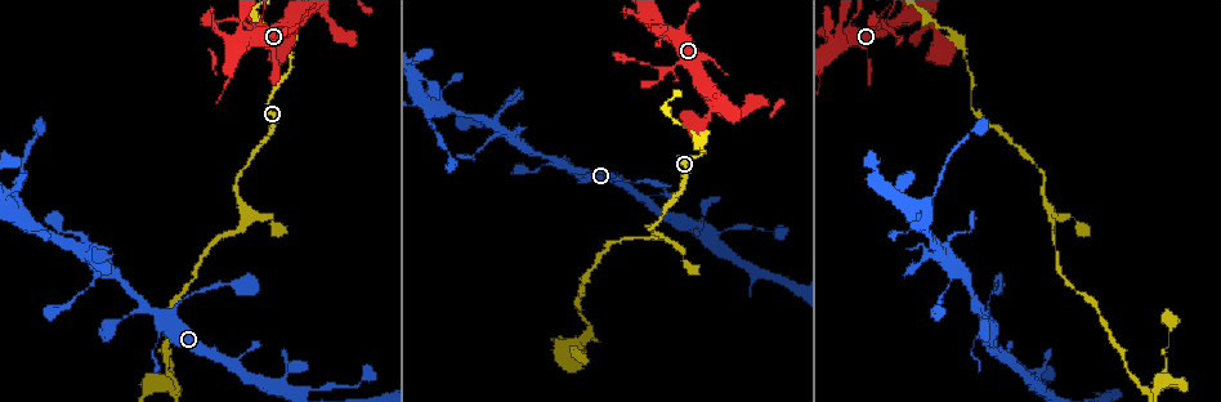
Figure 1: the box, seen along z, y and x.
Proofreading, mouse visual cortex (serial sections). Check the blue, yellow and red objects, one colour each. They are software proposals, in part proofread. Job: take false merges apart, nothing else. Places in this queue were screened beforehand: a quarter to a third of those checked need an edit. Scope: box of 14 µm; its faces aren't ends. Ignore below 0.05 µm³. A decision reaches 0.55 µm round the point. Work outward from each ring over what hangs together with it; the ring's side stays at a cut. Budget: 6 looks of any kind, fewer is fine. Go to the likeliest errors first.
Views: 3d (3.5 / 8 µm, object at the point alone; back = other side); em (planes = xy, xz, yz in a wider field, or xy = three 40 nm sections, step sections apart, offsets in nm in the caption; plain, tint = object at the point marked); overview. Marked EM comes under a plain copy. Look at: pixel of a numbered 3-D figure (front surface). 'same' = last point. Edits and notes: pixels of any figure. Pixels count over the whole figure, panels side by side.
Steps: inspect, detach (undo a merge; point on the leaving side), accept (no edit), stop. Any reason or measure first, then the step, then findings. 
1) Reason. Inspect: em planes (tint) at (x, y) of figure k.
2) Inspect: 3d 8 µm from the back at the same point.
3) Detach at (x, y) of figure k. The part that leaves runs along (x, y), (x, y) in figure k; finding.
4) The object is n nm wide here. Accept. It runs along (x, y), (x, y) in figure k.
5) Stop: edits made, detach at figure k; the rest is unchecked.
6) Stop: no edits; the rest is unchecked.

Sharp bend. Inspect: 3d 8 µm from the back at (177, 303) of figure 1.

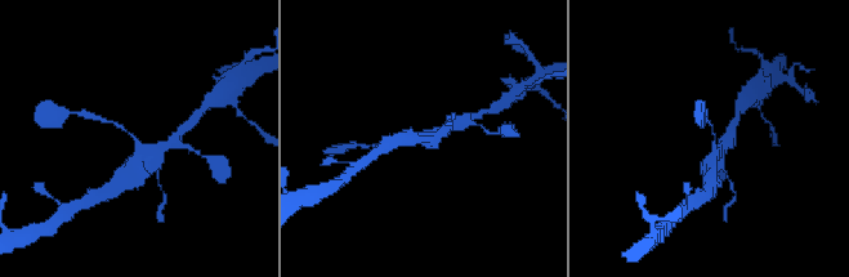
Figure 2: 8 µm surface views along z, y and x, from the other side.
Closer look. Inspect: 3d 3.5 µm at (714, 139) of figure 2.

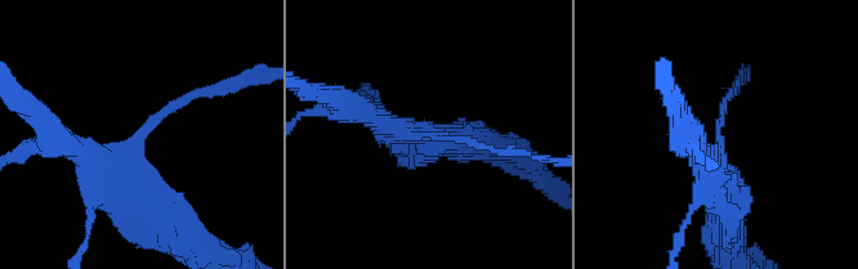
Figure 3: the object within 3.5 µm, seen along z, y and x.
The arms are 150, 400 nm wide. Inspect: em planes (tint) at (144, 131) of figure 3.

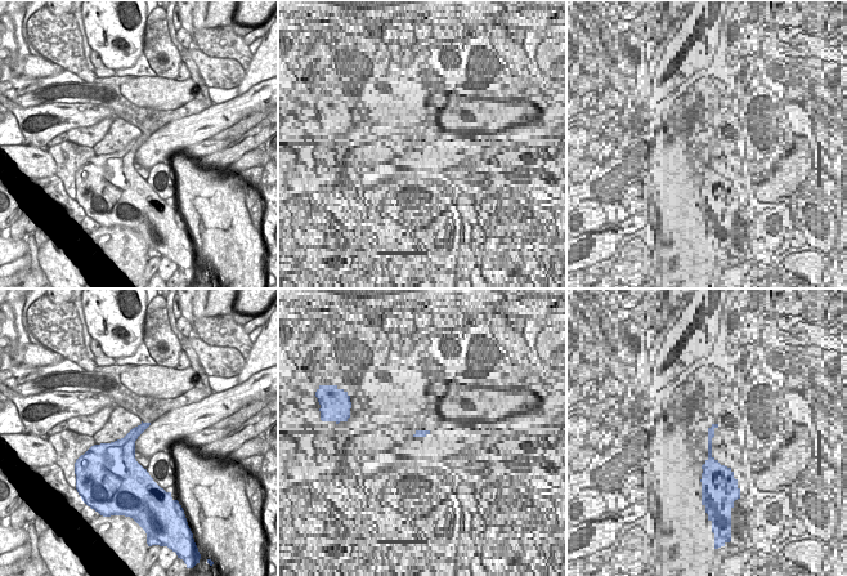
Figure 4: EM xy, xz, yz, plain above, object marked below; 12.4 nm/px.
The object is 280 nm wide here. Accept. It runs along (150, 201), (126, 146), (213, 86) in figure 3; continuous, no second cell.

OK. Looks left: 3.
A narrow waist. Inspect: 3d 3.5 µm from the back at (239, 19) of figure 1.

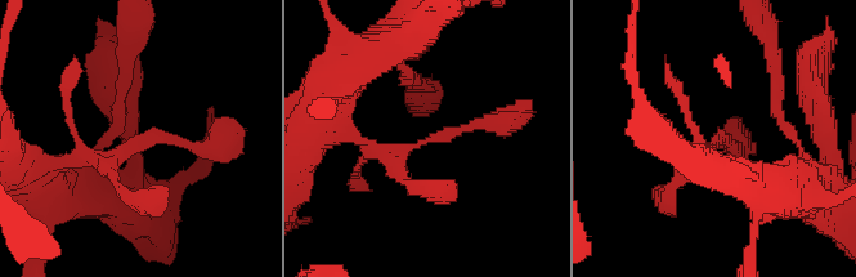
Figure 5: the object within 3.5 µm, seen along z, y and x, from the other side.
Inspect: em planes (tint) at (424, 145) of figure 5.

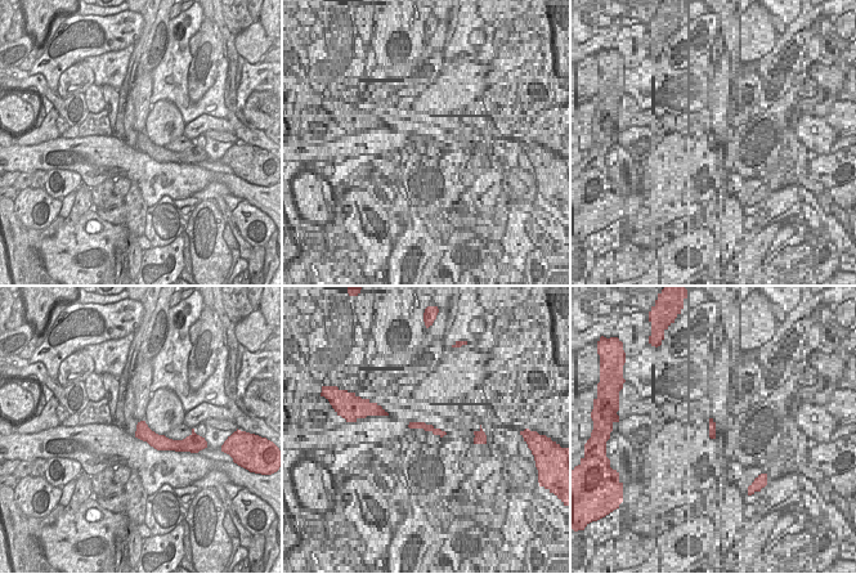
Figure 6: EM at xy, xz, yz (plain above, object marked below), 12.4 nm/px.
The object is 190 nm wide here. Accept. It runs along (59, 165), (111, 161), (153, 138), (209, 146) in figure 5; one cell here.

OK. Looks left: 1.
Stop: no edits; the rest is unchecked.

